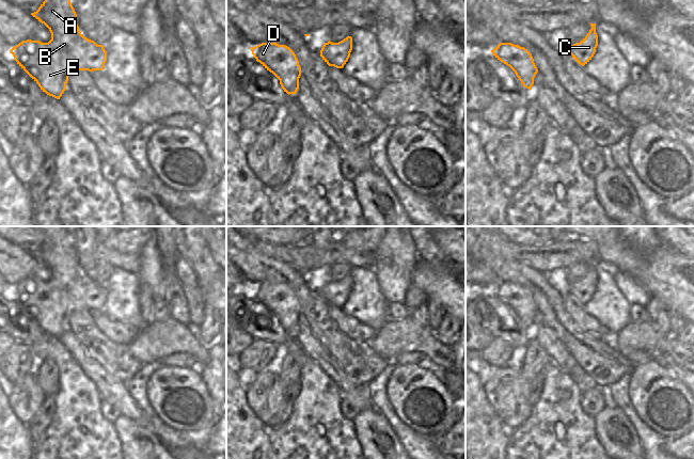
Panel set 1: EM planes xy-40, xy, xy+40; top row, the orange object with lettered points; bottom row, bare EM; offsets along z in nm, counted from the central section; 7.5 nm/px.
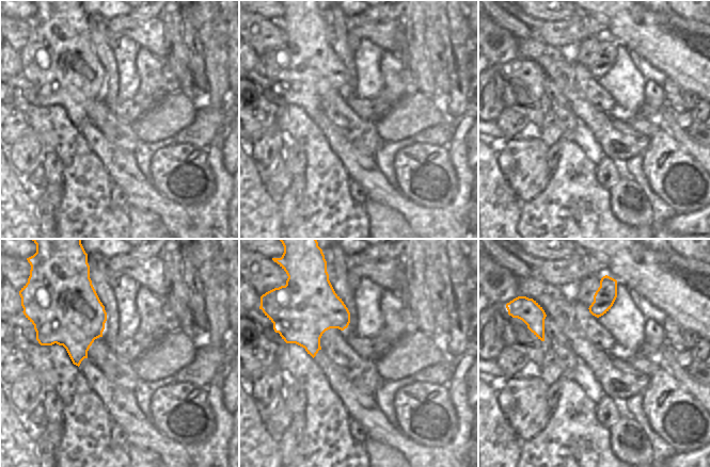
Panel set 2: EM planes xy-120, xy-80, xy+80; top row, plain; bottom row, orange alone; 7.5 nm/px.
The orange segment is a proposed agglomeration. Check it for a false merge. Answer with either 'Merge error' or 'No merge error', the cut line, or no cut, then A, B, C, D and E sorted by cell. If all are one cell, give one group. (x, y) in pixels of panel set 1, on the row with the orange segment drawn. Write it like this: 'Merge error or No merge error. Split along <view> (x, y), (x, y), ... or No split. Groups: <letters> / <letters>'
No merge error. No split. Groups: A B C D E

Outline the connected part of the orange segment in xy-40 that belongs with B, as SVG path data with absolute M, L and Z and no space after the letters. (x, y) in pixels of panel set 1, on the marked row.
M45 0L38 10L31 13L51 33L48 43L22 41L10 50L17 64L38 84L47 95L60 99L66 89L68 76L74 70L102 70L107 52L102 45L86 38L77 25L77 14L70 0Z

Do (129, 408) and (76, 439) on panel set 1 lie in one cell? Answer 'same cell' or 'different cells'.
different cells

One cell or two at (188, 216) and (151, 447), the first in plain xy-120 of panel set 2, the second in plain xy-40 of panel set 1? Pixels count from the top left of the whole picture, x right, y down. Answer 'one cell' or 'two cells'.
two cells

